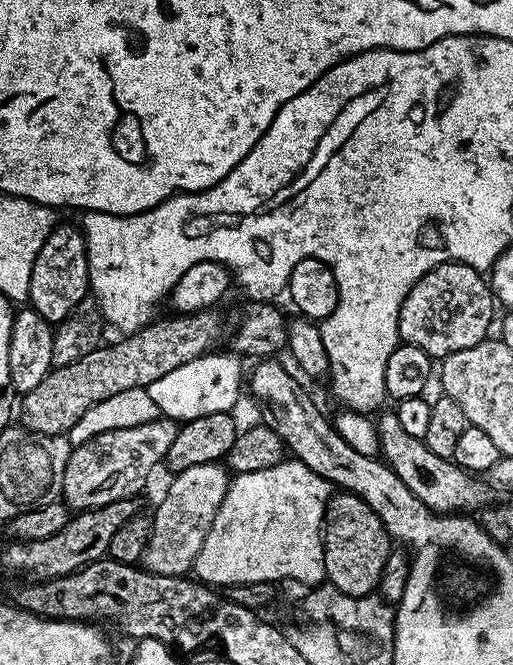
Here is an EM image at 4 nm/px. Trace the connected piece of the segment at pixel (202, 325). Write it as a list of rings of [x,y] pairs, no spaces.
[[[207,308],[201,312],[172,314],[169,320],[157,319],[131,333],[127,338],[120,338],[117,344],[105,343],[95,348],[86,358],[70,362],[70,366],[53,367],[52,371],[34,386],[34,390],[23,393],[18,404],[18,424],[27,432],[37,432],[43,436],[63,436],[71,430],[98,402],[122,394],[122,390],[149,388],[158,378],[166,378],[170,370],[178,370],[187,364],[196,364],[199,356],[207,354],[211,348],[225,343],[224,316],[216,308]]]

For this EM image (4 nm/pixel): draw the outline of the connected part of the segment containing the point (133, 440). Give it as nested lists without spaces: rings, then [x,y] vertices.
[[[161,418],[151,420],[142,426],[126,426],[118,430],[106,430],[86,442],[73,447],[70,458],[66,462],[66,474],[62,478],[62,500],[69,509],[76,512],[91,512],[93,508],[101,508],[110,502],[130,500],[139,497],[139,492],[148,484],[152,471],[168,459],[168,451],[176,437],[177,421]]]

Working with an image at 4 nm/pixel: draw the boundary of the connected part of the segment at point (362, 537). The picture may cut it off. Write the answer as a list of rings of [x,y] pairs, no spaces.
[[[340,490],[337,491],[337,493],[337,496],[335,493],[335,495],[333,495],[328,501],[328,510],[324,517],[324,527],[322,529],[322,535],[324,537],[324,574],[327,583],[333,584],[333,586],[337,587],[338,590],[340,590],[343,594],[352,596],[371,596],[377,591],[379,580],[382,578],[383,566],[386,565],[386,560],[390,553],[390,546],[388,546],[388,536],[390,540],[390,532],[389,529],[388,532],[386,529],[384,529],[387,528],[385,521],[380,520],[378,518],[378,514],[374,514],[374,510],[372,509],[372,507],[369,506],[363,498],[357,496],[354,492],[350,492],[347,490]]]

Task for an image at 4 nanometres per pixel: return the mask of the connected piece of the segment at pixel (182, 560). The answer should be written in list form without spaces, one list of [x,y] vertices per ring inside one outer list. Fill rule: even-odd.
[[[217,462],[190,466],[190,470],[182,470],[171,478],[172,485],[169,486],[168,493],[161,498],[160,505],[152,516],[152,534],[144,551],[142,564],[147,571],[159,576],[184,576],[193,571],[198,554],[206,542],[206,534],[214,522],[214,514],[218,514],[218,506],[222,506],[222,498],[226,498],[230,472],[223,463]]]

